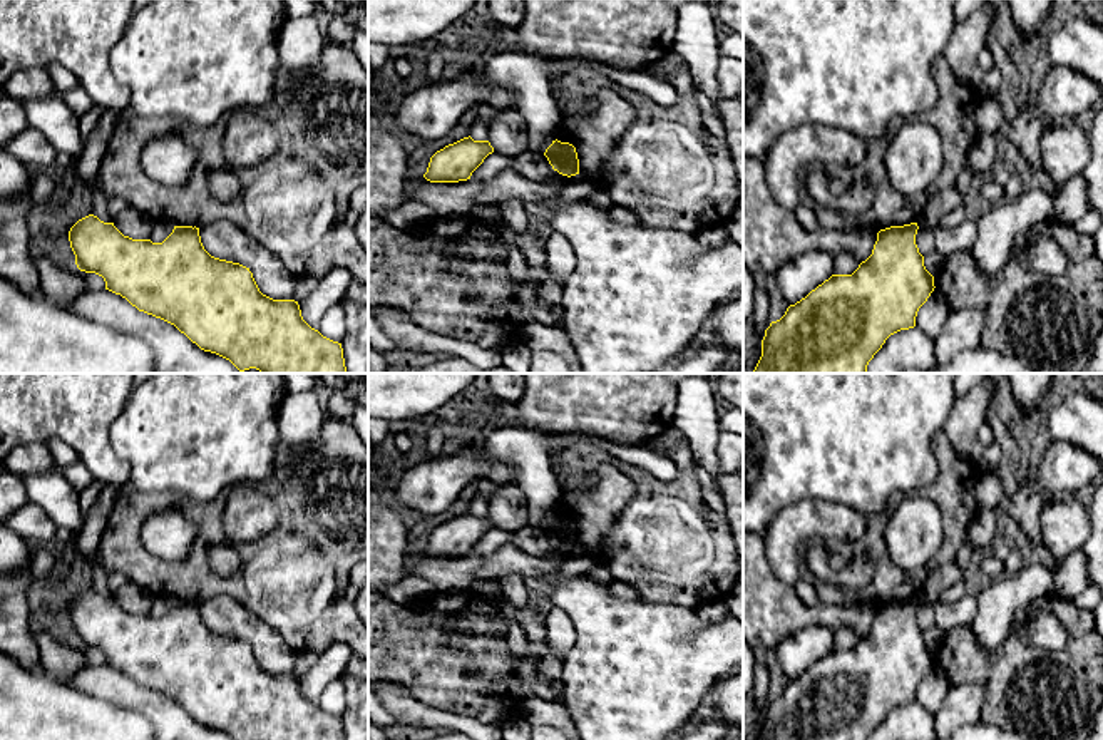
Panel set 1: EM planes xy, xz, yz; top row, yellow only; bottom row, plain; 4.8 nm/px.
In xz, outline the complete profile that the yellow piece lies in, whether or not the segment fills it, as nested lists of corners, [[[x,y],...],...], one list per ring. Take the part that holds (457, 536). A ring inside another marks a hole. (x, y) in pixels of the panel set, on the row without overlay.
[[[470,511],[437,526],[423,552],[430,558],[459,558],[470,554],[472,547],[494,527],[489,516],[474,516]]]

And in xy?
[[[89,589],[70,603],[69,616],[80,646],[102,651],[105,665],[121,670],[139,686],[174,700],[201,725],[216,728],[233,740],[345,740],[341,718],[311,703],[303,695],[298,676],[263,670],[249,643],[214,633],[204,624],[196,601],[174,601],[162,618],[152,618],[124,611],[114,598]]]

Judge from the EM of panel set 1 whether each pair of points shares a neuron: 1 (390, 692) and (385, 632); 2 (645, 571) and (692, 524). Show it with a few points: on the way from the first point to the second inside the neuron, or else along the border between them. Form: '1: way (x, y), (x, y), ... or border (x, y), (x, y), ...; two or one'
1: border (385, 682), (400, 685), (422, 704); two
2: way (656, 560), (680, 536); one

